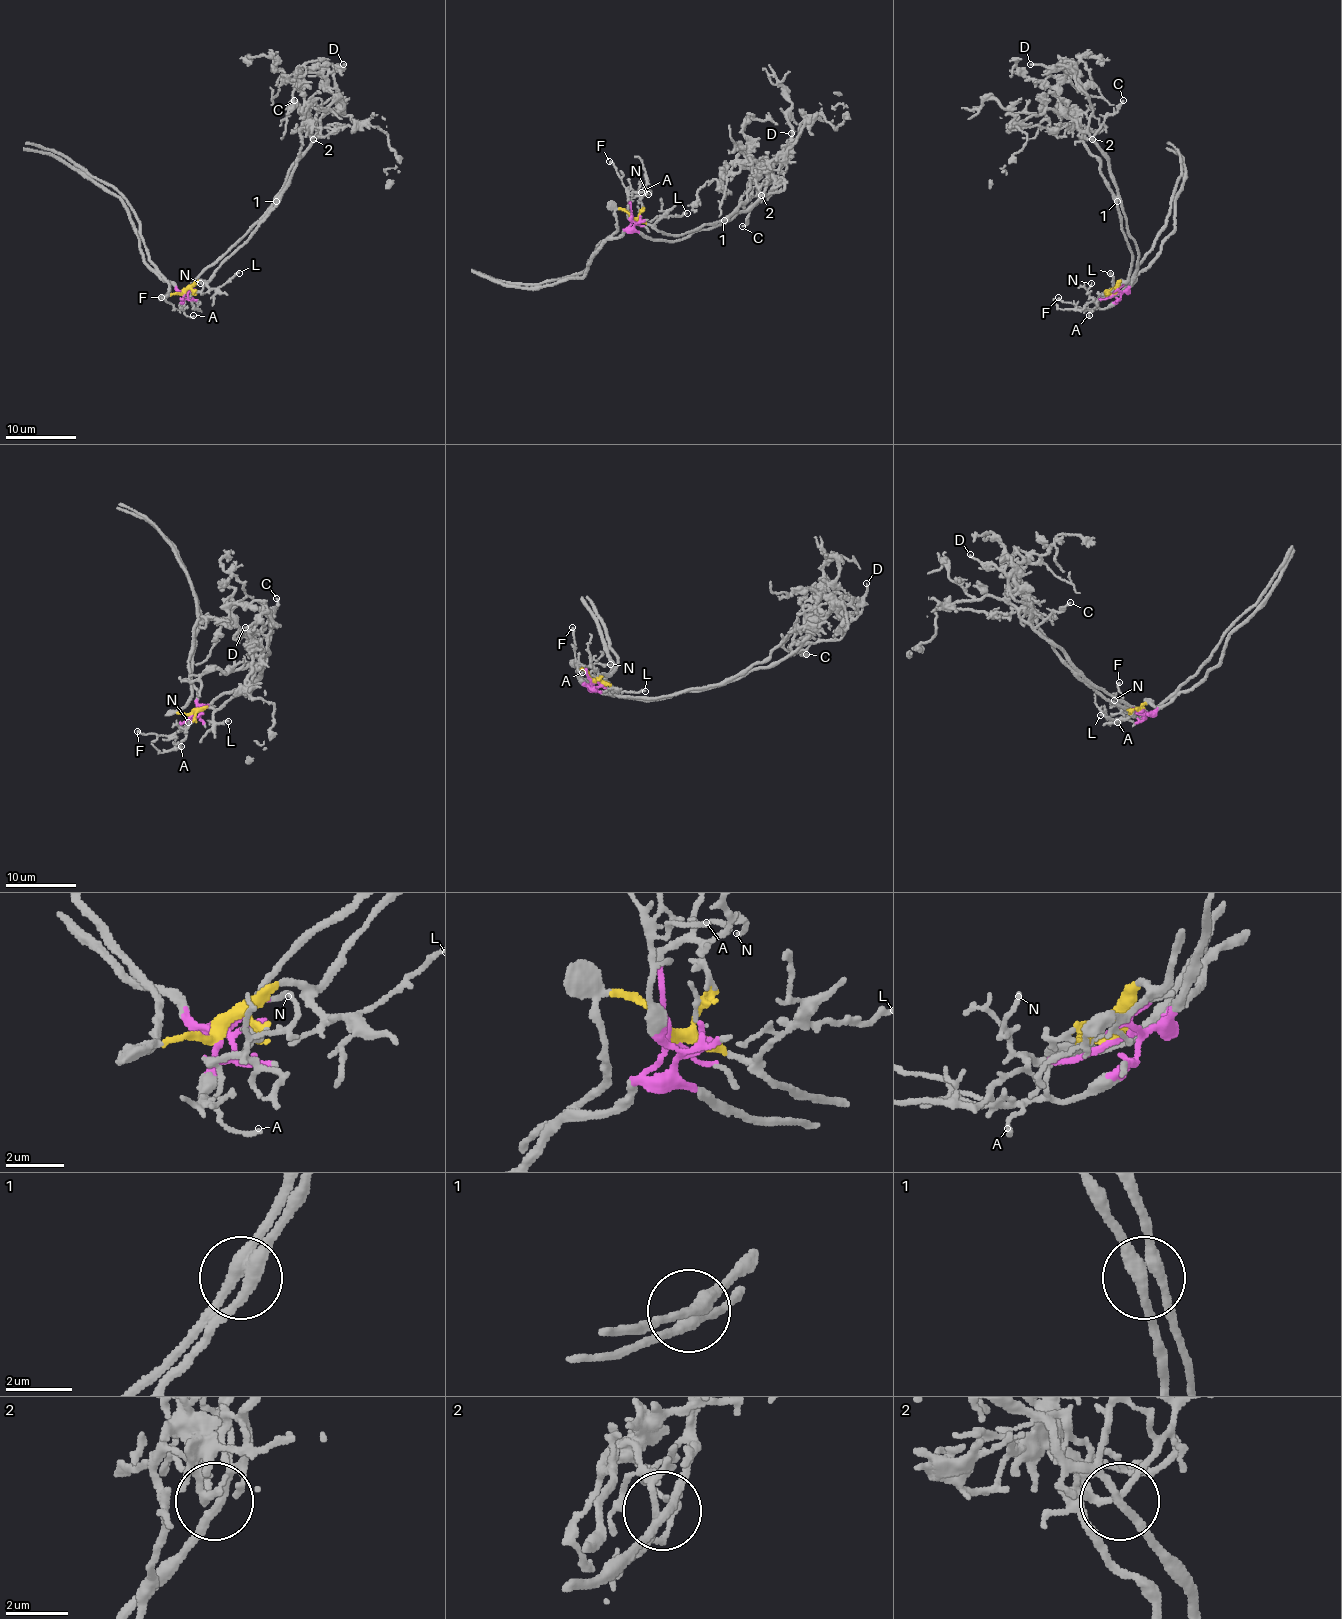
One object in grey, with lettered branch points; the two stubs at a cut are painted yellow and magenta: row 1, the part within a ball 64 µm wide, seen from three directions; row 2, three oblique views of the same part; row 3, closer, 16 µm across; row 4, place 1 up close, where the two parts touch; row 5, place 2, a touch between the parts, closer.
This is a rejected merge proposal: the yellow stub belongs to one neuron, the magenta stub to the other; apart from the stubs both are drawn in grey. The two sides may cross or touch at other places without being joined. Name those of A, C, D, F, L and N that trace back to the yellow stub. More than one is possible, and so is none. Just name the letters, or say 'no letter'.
C, L

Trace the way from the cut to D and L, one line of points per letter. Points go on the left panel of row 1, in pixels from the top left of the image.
D: (185, 293), (272, 203), (288, 169), (315, 137), (318, 109), (336, 93), (334, 75), (336, 68), (343, 64)
L: (185, 292), (203, 281), (212, 288), (219, 288), (238, 272)

